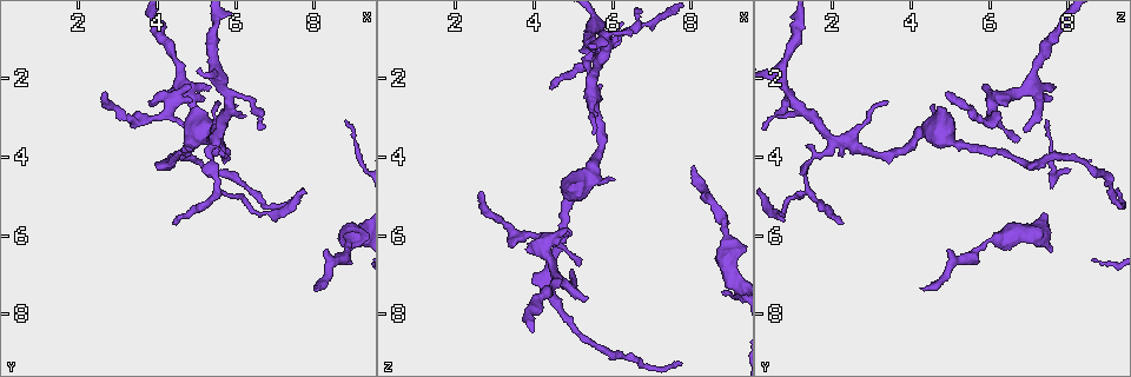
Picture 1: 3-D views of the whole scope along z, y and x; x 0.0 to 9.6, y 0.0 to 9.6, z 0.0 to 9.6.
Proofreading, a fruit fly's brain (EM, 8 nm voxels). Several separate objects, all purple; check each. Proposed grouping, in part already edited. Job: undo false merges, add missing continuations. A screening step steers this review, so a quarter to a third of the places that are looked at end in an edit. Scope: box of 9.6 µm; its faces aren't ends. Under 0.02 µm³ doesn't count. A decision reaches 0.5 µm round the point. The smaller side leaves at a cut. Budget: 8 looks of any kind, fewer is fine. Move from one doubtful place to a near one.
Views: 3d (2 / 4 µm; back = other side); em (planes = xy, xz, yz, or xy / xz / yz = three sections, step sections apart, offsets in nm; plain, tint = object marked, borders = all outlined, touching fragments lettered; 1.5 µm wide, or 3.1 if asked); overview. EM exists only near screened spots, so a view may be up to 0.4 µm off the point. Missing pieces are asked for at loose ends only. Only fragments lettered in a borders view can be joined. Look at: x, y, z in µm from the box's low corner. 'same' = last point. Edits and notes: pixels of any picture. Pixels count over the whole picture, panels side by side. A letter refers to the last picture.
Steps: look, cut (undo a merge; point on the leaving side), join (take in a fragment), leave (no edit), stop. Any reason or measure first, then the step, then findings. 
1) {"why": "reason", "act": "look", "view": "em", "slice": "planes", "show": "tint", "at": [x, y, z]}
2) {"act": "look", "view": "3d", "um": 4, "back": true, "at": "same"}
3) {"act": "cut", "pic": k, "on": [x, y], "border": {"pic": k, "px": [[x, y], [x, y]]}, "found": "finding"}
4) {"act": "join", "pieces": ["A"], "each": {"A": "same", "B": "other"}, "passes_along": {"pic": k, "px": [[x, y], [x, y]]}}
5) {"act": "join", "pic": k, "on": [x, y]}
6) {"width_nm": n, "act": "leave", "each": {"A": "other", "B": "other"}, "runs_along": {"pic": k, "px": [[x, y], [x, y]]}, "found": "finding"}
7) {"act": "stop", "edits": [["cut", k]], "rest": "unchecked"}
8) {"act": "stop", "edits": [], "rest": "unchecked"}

{"act": "look", "view": "em", "slice": "planes", "show": "tint", "at": [5.80, 2.40, 0.95]}

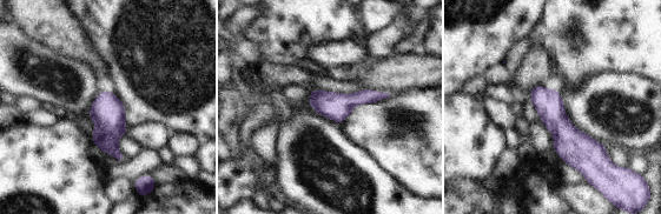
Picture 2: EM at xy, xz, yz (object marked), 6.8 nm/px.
{"act": "look", "view": "em", "slice": "planes", "show": "borders", "at": "same"}

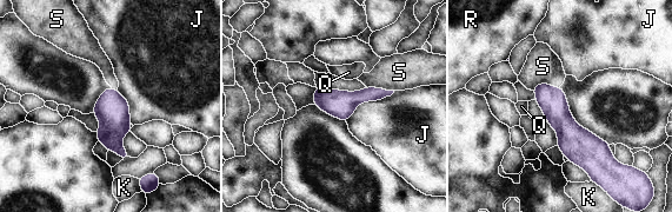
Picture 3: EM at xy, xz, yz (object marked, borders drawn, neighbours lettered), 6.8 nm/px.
{"act": "leave", "each": {"J": "other", "K": "other", "Q": "other", "R": "other", "S": "other"}, "runs_along": {"pic": 3, "px": [[539, 87], [597, 169]]}, "found": "all the same neuron"}

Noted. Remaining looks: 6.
{"why": "an open end", "act": "look", "view": "3d", "um": 4, "at": [4.45, 5.70, 2.20]}

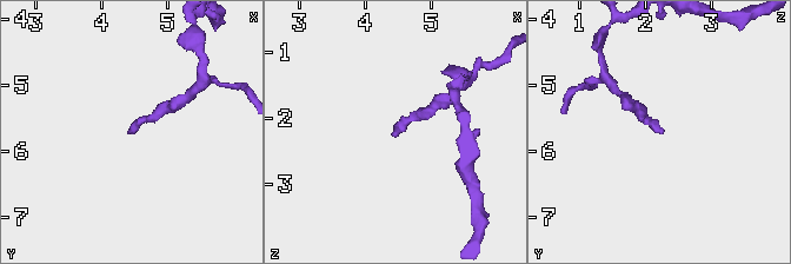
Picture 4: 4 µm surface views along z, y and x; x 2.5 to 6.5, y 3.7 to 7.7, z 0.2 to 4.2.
{"why": "shape alone is not enough", "act": "look", "view": "em", "slice": "yz", "step": 4, "show": "borders", "at": [4.50, 5.75, 2.25]}

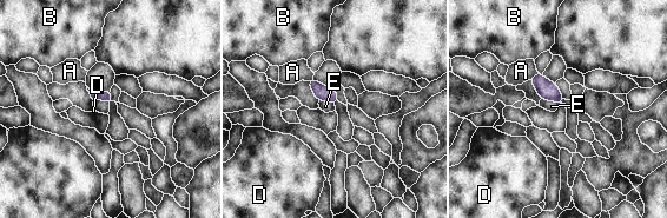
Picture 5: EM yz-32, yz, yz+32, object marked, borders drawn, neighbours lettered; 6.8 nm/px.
{"width_nm": 80, "act": "leave", "each": {"A": "other", "B": "other", "D": "other", "E": "other"}, "border": {"pic": 5, "px": [[541, 98], [555, 100], [560, 104]]}, "found": "no lettered fragment goes on from it"}

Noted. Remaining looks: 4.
{"why": "free end", "act": "look", "view": "em", "slice": "xy", "step": 4, "show": "borders", "at": [8.05, 7.40, 4.20]}

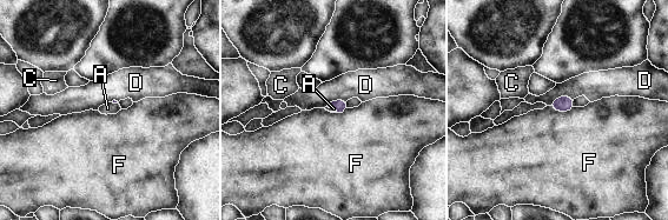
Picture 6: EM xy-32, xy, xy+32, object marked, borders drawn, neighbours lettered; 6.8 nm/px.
{"why": "cut it another way", "act": "look", "view": "em", "slice": "planes", "show": "borders", "at": "same"}

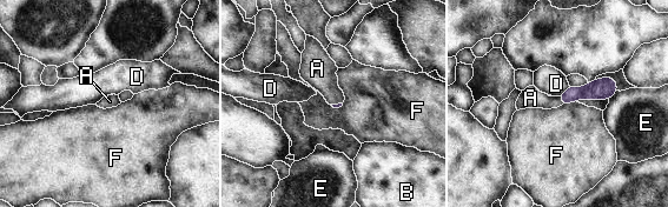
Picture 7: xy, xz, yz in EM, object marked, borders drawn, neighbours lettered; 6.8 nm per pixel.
{"act": "join", "pieces": ["A"], "each": {"A": "same", "B": "other", "D": "other", "E": "other", "F": "other"}, "passes_along": {"pic": 7, "px": [[596, 89], [562, 101], [530, 98]]}, "found": "it goes on there"}

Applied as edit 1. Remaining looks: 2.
{"act": "stop", "edits": [["join", 7]], "rest": "unchecked"}

